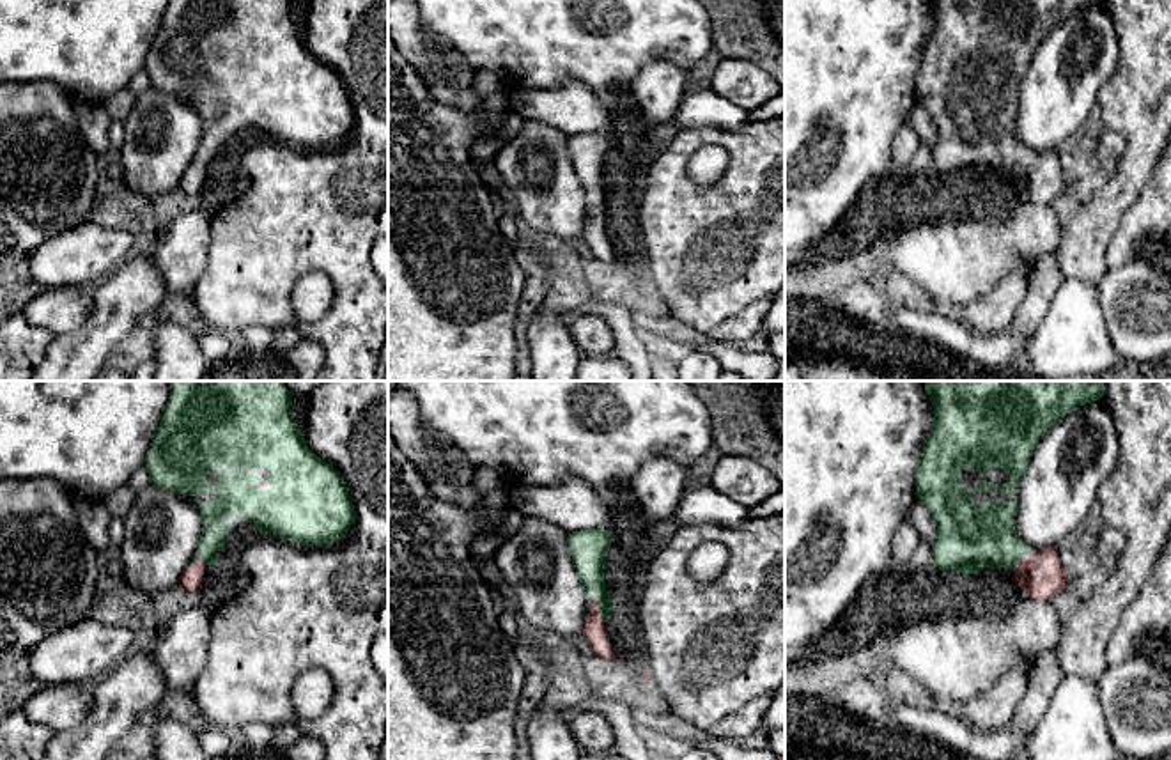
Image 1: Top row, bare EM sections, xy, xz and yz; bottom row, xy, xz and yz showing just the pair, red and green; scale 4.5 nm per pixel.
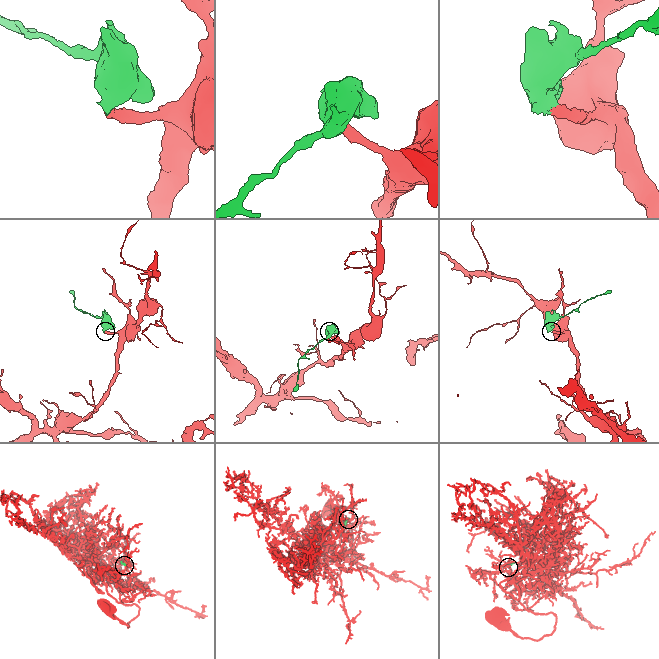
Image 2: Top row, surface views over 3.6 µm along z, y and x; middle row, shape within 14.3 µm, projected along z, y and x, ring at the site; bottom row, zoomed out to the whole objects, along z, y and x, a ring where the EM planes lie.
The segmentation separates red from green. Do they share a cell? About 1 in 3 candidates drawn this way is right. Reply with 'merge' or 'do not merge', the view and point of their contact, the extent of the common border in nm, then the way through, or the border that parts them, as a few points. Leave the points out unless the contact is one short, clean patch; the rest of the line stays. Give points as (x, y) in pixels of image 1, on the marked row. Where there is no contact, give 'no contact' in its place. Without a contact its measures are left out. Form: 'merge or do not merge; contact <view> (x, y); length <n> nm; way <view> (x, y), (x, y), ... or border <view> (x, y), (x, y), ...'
merge; contact xz (599, 613); length 100 nm; way xz (594, 633), (594, 620), (599, 613), (601, 592), (589, 560)

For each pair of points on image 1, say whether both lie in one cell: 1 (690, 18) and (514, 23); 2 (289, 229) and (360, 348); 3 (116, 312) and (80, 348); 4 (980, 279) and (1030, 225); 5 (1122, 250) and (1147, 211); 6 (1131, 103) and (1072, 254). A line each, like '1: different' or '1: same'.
1: same
2: same
3: same
4: same
5: same
6: same

